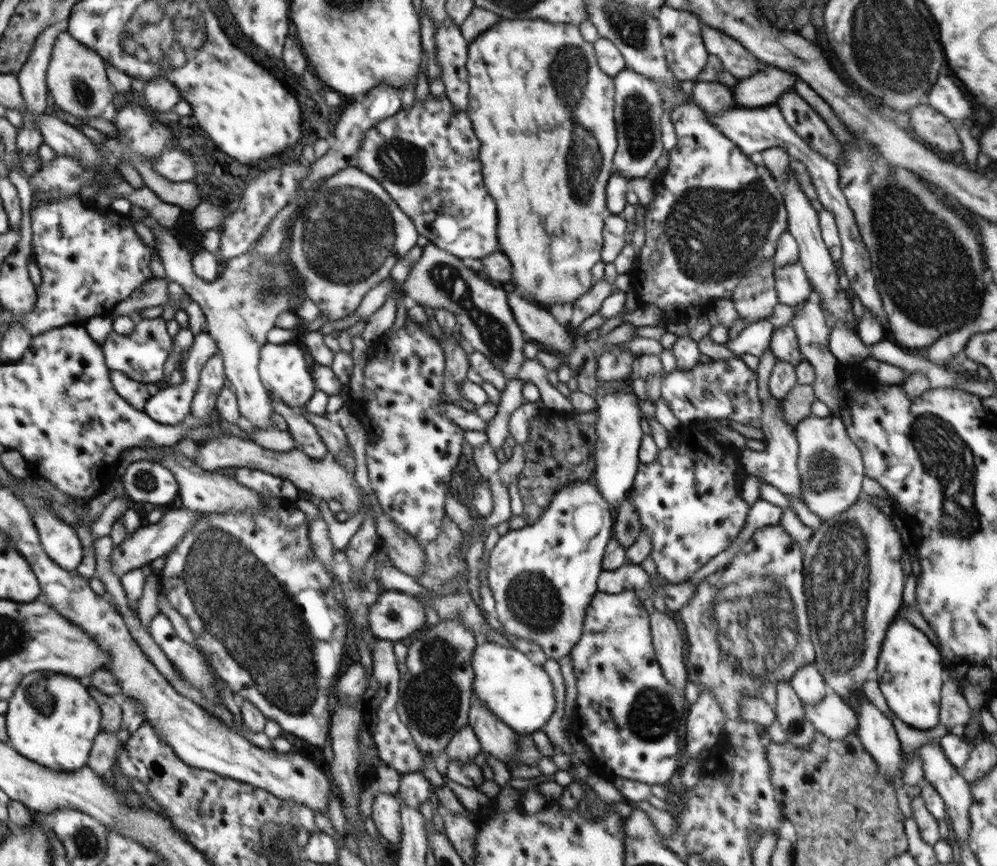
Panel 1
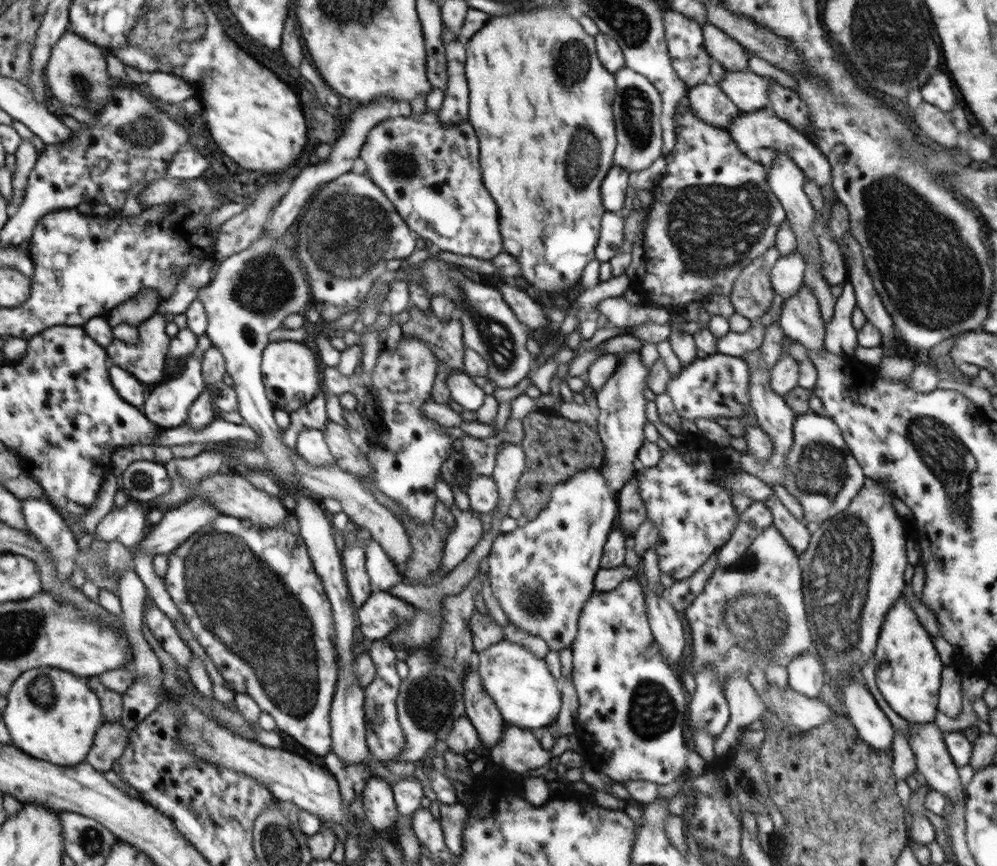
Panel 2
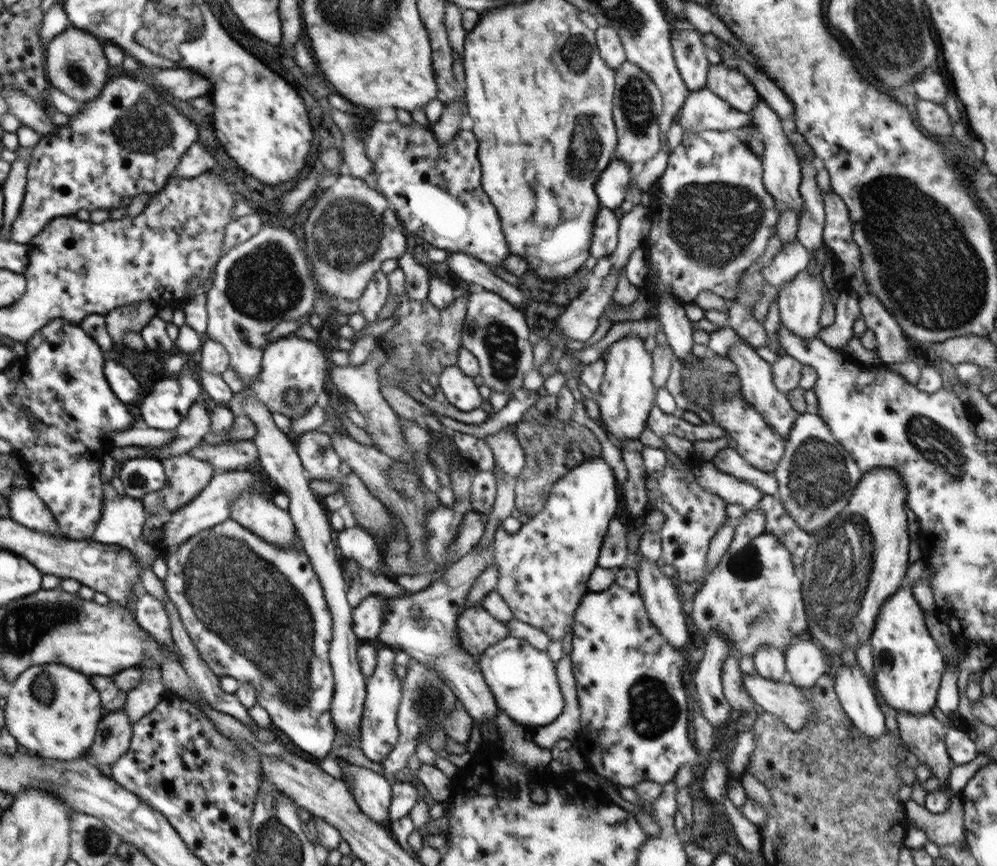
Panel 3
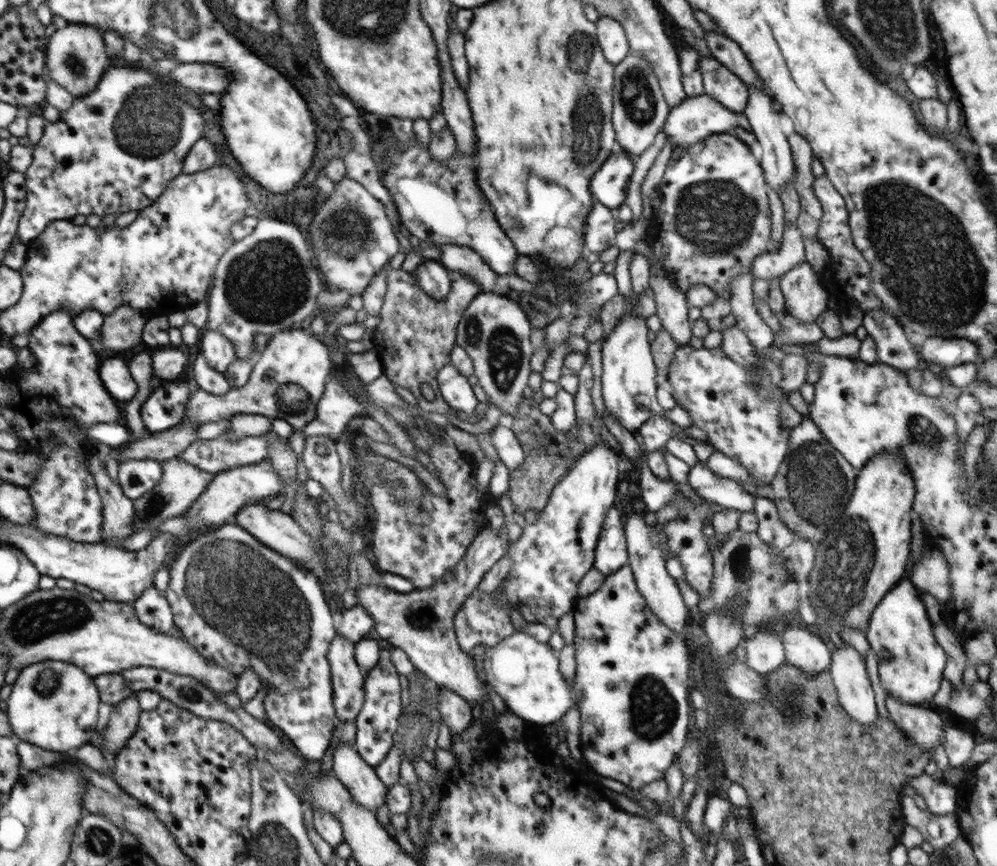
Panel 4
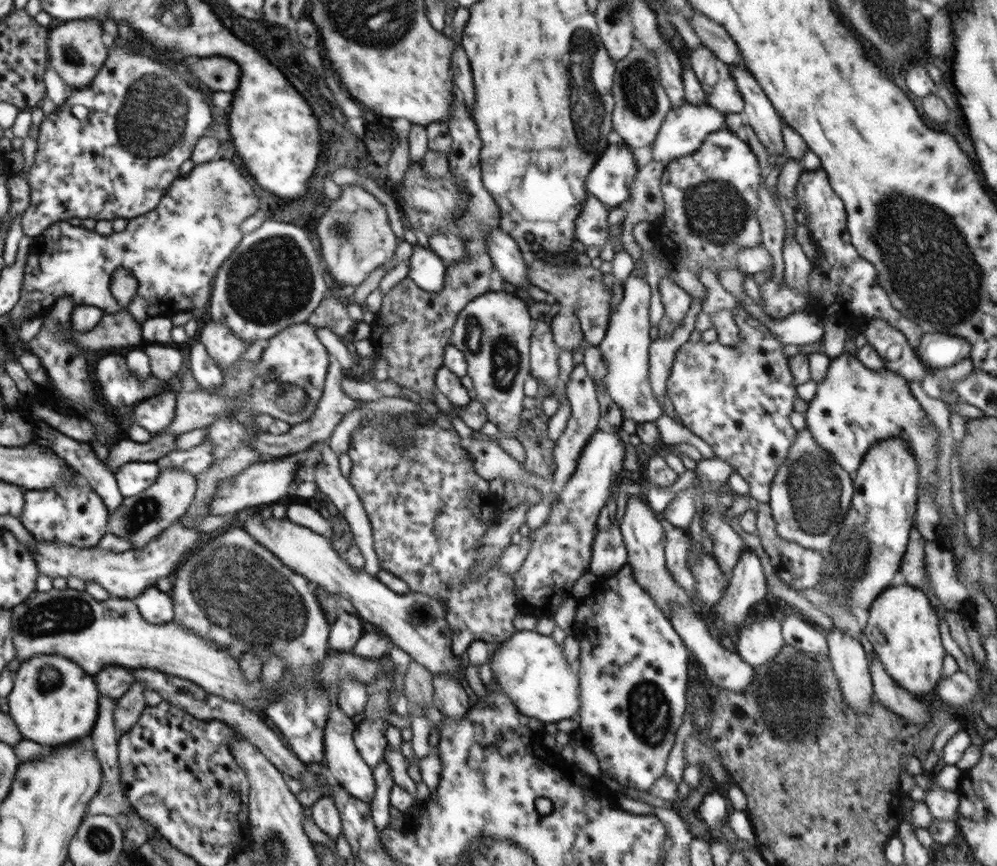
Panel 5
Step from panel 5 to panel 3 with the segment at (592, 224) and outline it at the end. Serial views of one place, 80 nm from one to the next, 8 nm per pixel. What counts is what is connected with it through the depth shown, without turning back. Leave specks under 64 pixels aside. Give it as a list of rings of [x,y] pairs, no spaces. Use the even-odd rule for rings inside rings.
[[[604,206],[595,218],[595,227],[590,247],[594,258],[610,256],[617,247],[620,214]]]

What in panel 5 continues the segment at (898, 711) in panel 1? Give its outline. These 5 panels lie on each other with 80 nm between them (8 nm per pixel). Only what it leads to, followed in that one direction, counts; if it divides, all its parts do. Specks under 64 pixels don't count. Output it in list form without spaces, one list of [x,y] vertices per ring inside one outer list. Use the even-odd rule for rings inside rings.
[[[905,584],[888,587],[878,595],[868,610],[863,632],[890,678],[918,698],[936,690],[943,677],[943,660],[947,652],[938,628],[938,617],[926,593]]]

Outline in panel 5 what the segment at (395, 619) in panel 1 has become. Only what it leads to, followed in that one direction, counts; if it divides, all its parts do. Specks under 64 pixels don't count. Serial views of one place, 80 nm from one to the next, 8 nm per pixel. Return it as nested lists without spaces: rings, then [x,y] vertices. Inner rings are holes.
[[[355,611],[353,614],[344,612],[331,624],[329,634],[330,648],[338,650],[338,652],[350,651],[363,635],[363,631],[367,626],[367,622]]]

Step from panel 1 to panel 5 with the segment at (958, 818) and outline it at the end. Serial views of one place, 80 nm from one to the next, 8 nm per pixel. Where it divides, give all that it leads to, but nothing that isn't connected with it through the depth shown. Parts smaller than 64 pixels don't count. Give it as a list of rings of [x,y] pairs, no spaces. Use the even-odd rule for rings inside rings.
[[[874,651],[874,663],[869,671],[873,680],[874,697],[890,712],[897,714],[904,720],[911,720],[918,726],[925,726],[931,722],[928,708],[905,688],[900,688],[884,670],[881,660]]]

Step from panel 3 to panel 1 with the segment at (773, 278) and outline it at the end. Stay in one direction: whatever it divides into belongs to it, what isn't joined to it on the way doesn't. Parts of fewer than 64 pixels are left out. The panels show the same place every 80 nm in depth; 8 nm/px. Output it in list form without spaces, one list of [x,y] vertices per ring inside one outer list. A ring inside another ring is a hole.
[[[791,262],[775,269],[775,289],[780,303],[798,306],[811,295],[811,282],[799,262]]]

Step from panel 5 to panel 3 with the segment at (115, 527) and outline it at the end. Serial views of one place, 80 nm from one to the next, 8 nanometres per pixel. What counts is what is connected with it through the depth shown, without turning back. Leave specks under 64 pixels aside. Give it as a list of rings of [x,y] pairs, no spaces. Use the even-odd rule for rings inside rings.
[[[188,452],[172,458],[168,456],[166,460],[162,461],[162,465],[167,478],[165,485],[160,490],[149,492],[141,498],[147,517],[160,515],[166,518],[170,516],[177,508],[183,507],[195,496],[198,496],[198,493],[209,485],[217,472],[211,462],[198,460]]]

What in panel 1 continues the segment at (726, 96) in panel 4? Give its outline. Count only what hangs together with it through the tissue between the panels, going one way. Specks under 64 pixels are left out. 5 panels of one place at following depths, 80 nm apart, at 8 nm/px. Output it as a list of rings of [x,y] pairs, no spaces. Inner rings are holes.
[[[766,65],[750,78],[740,78],[731,90],[736,104],[746,109],[766,107],[776,102],[783,92],[793,89],[797,78],[792,71]]]

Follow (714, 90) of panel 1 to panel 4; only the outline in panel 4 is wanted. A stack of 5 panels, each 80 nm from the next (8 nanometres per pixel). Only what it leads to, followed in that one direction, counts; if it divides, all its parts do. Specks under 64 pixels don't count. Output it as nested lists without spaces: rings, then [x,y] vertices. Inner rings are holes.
[[[704,92],[698,96],[687,97],[684,102],[672,108],[665,120],[663,131],[668,139],[667,143],[670,143],[674,150],[676,147],[689,147],[691,144],[700,142],[717,133],[732,132],[738,126],[746,128],[747,131],[750,128],[748,122],[749,120],[743,112],[737,113],[728,110]]]

